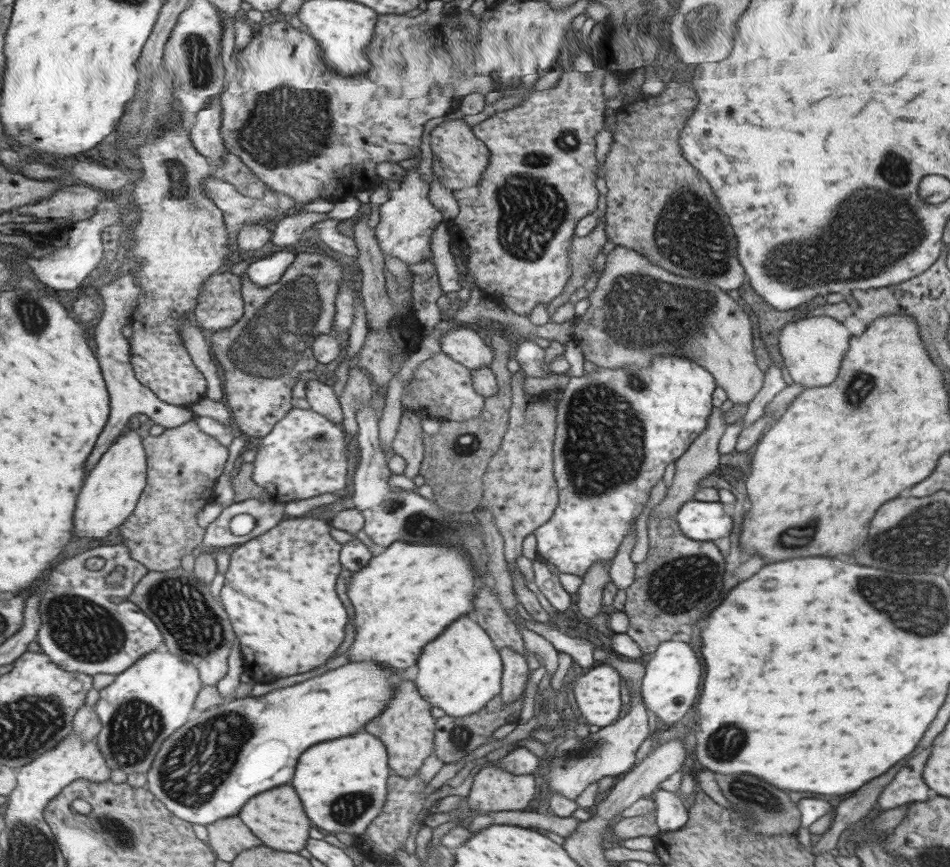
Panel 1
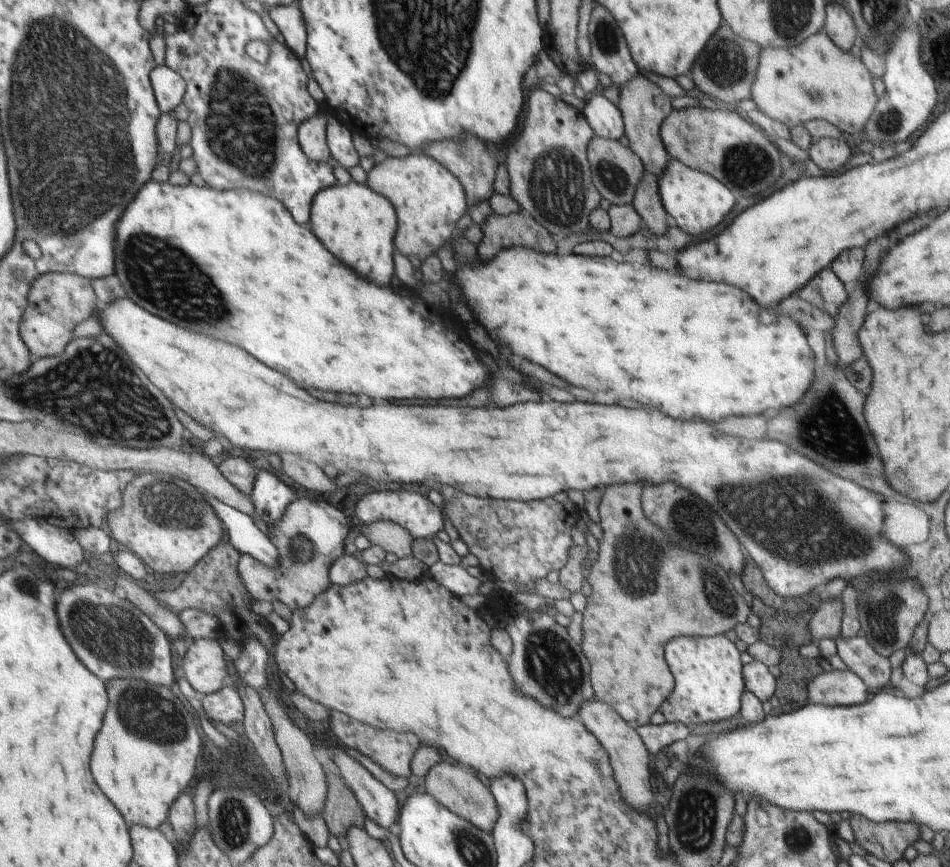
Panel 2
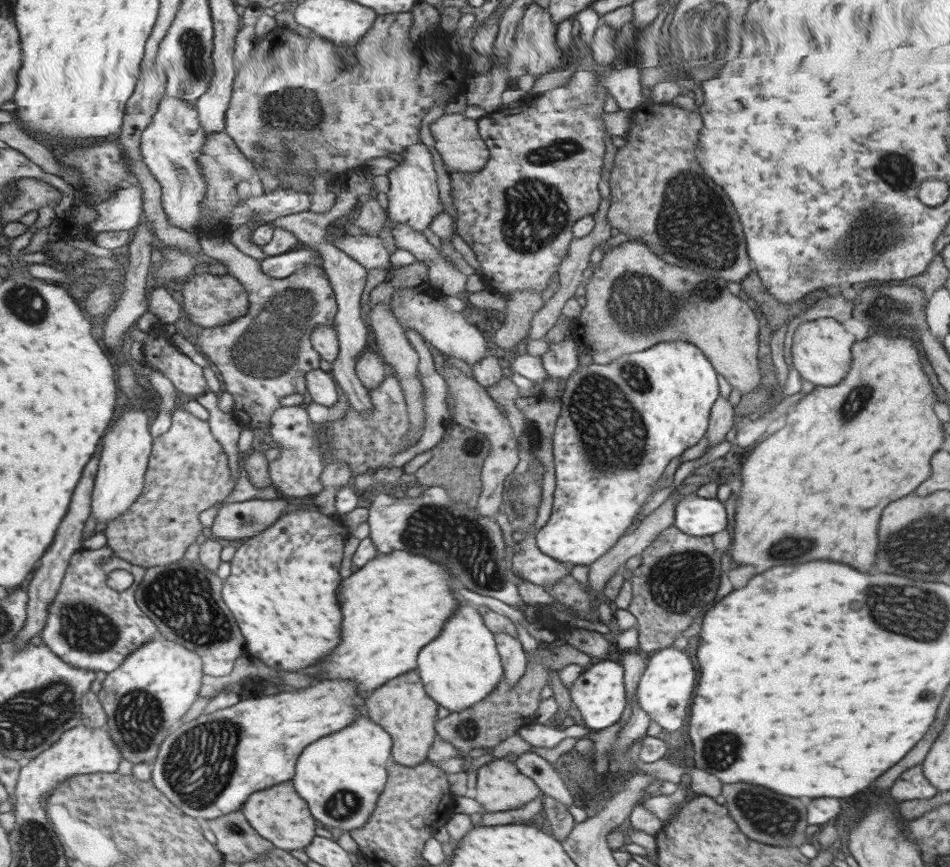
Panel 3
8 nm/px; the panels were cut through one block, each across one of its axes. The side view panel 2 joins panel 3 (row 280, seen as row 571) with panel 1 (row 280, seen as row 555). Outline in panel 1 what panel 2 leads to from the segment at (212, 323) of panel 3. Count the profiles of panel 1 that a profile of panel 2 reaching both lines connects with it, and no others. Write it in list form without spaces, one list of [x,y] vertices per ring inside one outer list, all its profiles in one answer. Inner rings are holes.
[[[227,271],[214,275],[205,285],[194,318],[211,332],[231,328],[245,314],[243,278]]]

